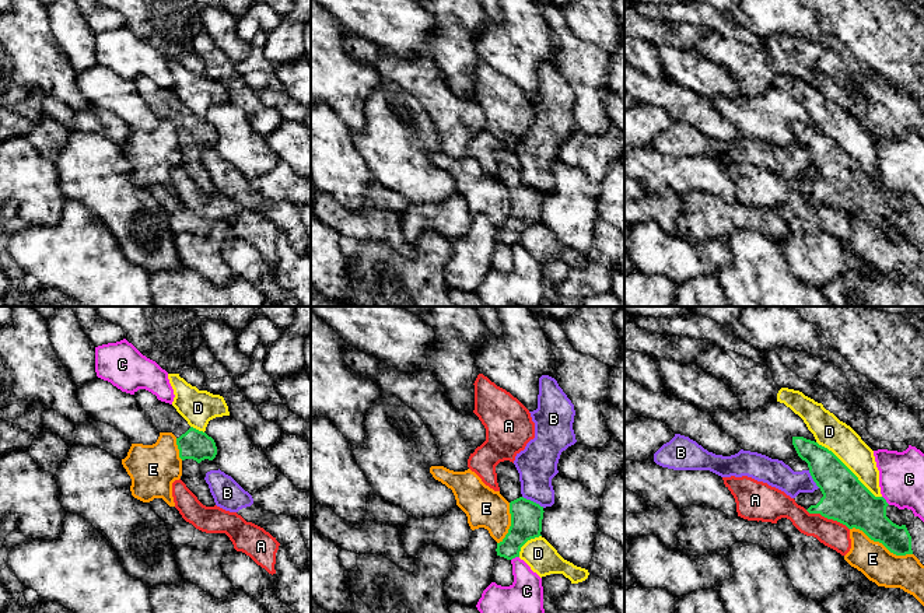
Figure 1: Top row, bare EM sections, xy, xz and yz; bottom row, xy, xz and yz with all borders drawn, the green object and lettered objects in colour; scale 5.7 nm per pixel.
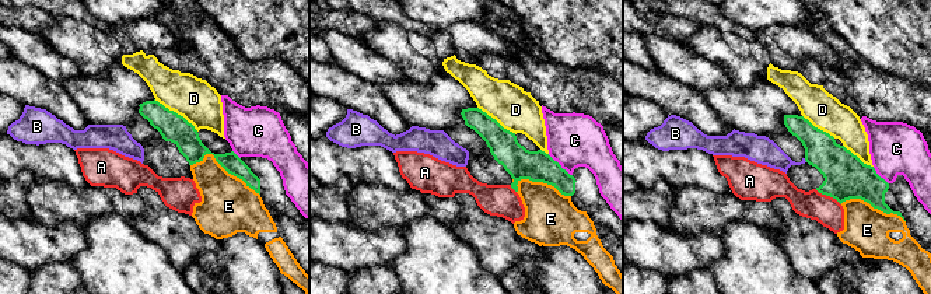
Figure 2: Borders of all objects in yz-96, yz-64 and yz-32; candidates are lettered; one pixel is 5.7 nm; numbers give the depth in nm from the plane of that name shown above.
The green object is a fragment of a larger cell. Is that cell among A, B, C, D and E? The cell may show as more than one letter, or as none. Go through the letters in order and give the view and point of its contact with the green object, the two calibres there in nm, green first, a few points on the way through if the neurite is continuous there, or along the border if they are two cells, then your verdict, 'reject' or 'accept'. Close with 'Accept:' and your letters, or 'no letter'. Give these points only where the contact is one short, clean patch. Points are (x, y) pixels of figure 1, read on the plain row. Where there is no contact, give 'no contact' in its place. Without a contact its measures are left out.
A: contact yz (828, 205); calibres 260 and 160 nm; reject
B: contact xz (532, 188); calibres 180 and 220 nm; reject
C: contact yz (885, 186); calibres 260 and 260 nm; reject
D: contact yz (849, 156); calibres 260 and 180 nm; reject
E: contact yz (881, 228); calibres 240 and 200 nm; reject
Accept: no letter

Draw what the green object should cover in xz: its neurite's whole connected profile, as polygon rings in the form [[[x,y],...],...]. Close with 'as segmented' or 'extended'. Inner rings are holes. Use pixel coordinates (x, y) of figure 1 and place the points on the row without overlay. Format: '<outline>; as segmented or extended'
[[[510,147],[496,153],[500,181],[510,189],[511,213],[497,230],[497,242],[507,246],[519,244],[521,234],[531,225],[542,223],[543,193],[521,181],[519,160]]]; extended

